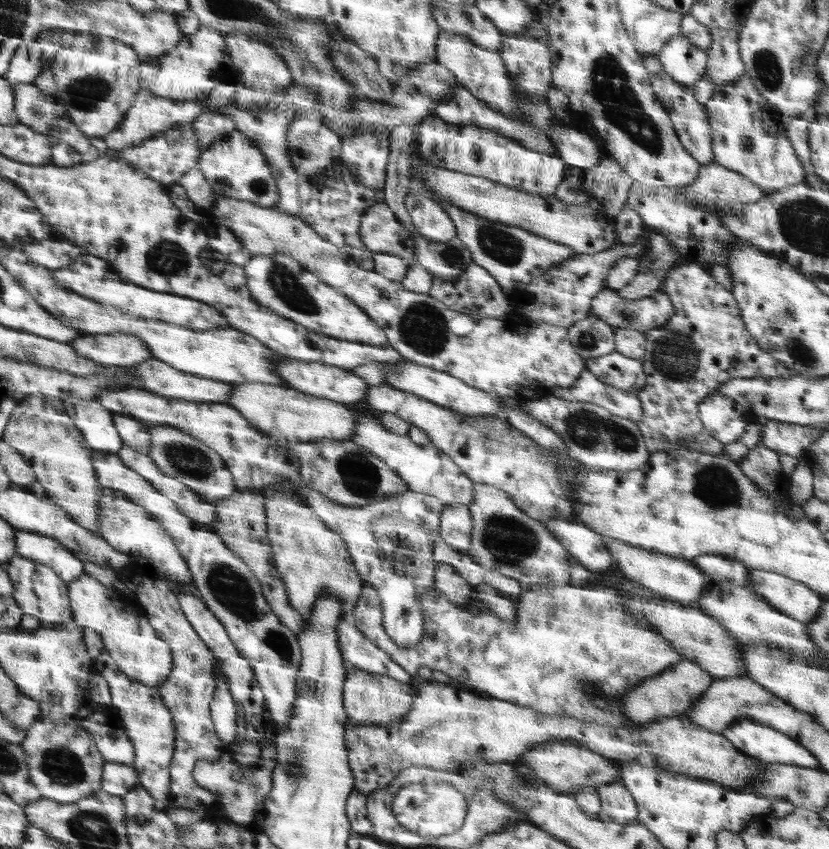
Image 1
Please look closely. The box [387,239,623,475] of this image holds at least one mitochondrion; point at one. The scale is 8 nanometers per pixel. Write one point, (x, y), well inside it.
(422, 327)

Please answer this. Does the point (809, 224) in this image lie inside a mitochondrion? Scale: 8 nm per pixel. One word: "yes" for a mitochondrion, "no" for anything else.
yes

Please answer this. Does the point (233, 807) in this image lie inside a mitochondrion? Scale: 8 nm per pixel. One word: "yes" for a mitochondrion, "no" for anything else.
no

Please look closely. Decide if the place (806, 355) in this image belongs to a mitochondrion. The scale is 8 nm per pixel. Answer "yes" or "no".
yes

